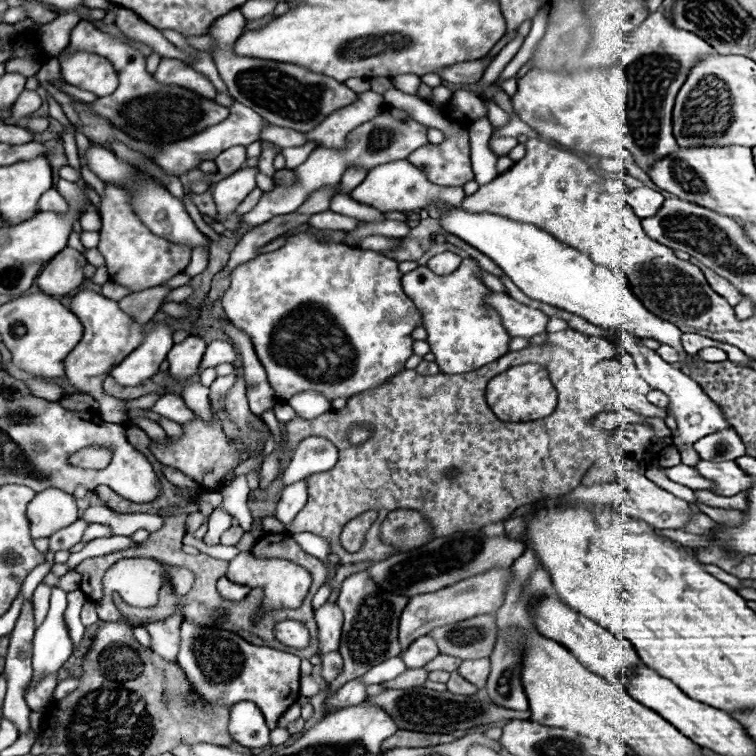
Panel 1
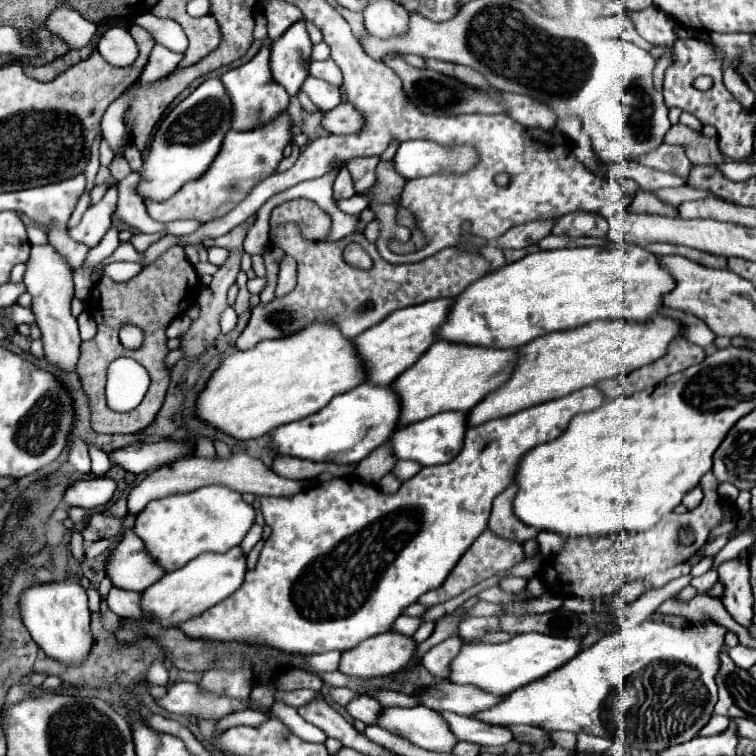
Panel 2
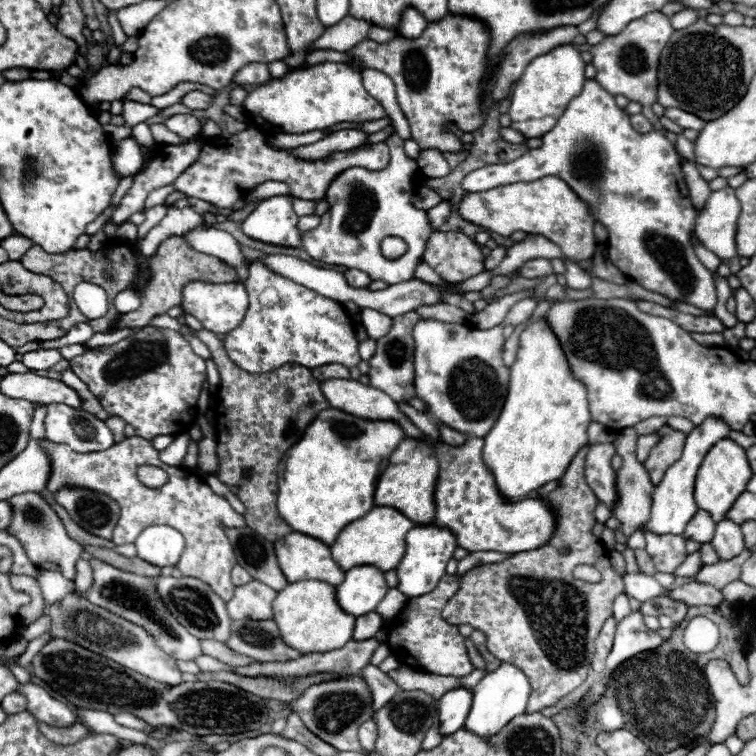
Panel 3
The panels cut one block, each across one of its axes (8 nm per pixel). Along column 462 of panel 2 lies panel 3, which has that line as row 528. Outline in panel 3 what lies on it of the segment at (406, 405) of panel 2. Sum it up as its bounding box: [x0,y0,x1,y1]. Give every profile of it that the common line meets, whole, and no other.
[330,506,414,572]

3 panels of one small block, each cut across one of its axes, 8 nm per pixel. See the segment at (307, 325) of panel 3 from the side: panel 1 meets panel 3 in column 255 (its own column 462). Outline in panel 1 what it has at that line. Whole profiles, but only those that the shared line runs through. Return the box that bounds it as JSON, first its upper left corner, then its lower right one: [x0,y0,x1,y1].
[402,260,508,374]

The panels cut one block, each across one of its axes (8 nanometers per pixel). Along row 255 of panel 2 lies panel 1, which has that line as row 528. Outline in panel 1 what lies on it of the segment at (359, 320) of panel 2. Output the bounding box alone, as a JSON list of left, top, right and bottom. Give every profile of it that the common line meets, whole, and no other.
[286,346,622,564]

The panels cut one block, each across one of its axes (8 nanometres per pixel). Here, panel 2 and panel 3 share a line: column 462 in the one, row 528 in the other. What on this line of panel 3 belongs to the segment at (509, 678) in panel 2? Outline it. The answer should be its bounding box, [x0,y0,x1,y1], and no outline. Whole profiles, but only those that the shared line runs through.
[646,418,728,534]

